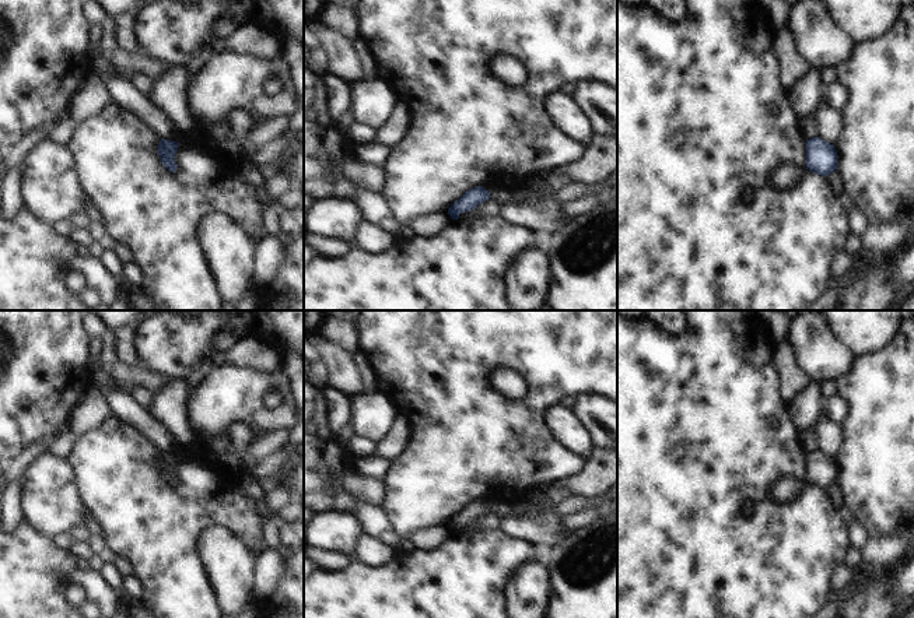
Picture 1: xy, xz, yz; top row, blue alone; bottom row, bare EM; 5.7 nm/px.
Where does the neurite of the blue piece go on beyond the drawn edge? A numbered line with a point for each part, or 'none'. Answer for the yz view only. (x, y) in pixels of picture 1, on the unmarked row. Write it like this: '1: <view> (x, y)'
none

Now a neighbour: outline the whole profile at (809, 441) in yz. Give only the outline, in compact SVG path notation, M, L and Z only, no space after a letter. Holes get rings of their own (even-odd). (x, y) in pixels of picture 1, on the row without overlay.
M806 429L803 433L801 433L801 443L806 453L817 450L817 436L815 429Z

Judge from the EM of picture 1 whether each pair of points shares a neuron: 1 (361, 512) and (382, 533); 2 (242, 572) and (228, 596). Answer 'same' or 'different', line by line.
1: same
2: same

